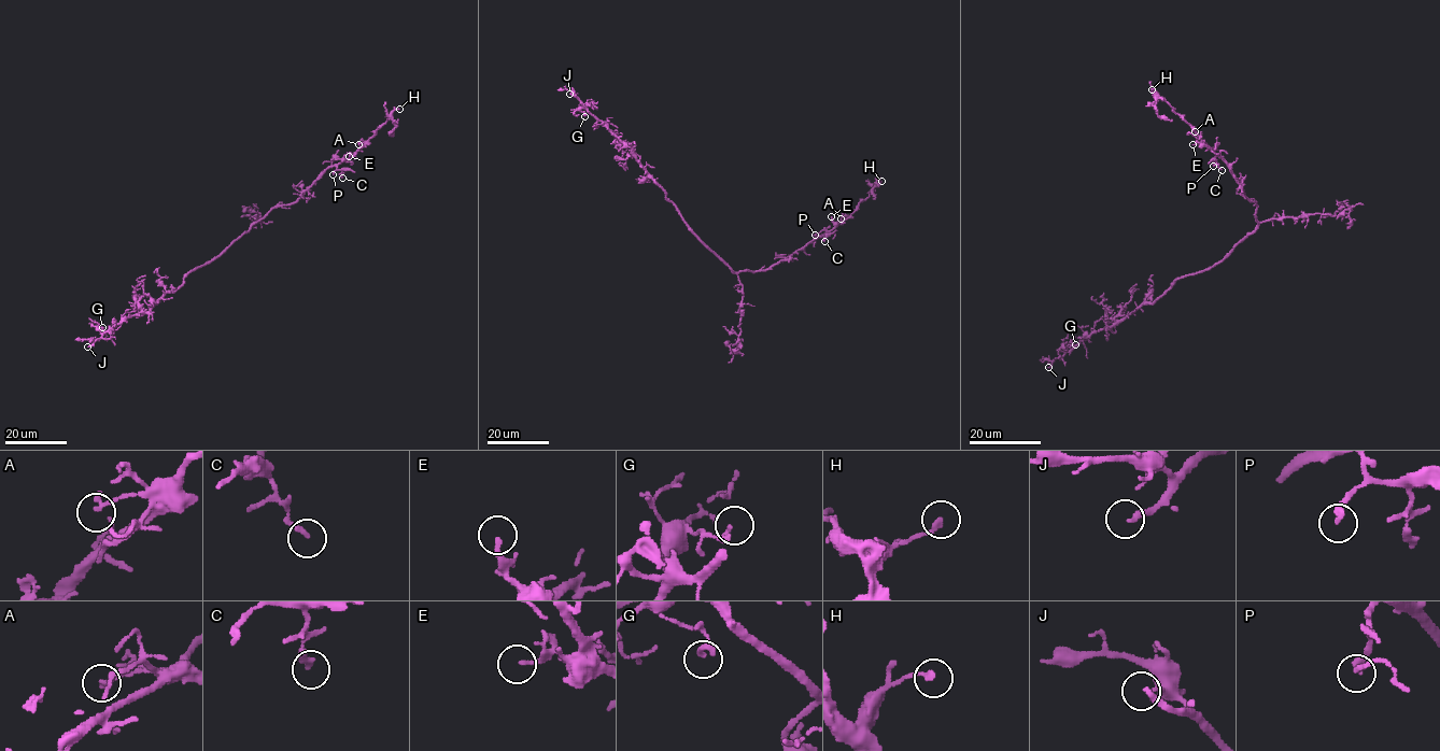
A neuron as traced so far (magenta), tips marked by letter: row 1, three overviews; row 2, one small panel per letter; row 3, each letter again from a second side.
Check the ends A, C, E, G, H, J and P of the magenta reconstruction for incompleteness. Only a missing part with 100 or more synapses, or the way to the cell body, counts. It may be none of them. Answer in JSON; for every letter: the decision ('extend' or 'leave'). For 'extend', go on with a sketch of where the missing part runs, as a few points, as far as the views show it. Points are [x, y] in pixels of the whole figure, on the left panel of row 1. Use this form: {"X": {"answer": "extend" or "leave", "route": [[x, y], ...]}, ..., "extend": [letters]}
{"A": {"answer": "leave"}, "C": {"answer": "leave"}, "E": {"answer": "leave"}, "G": {"answer": "leave"}, "H": {"answer": "leave"}, "J": {"answer": "extend", "route": [[87, 346], [65, 365], [64, 370], [69, 370], [78, 382], [85, 376], [103, 376], [120, 383]]}, "P": {"answer": "leave"}, "extend": ["J"]}

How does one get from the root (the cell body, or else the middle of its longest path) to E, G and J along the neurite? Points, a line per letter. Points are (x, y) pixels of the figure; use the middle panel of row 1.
E: (718, 257), (734, 272), (770, 269), (828, 232), (834, 226), (831, 216)
G: (718, 257), (688, 226), (633, 150), (582, 108), (580, 111), (584, 116)
J: (718, 257), (688, 226), (633, 150), (569, 94)

